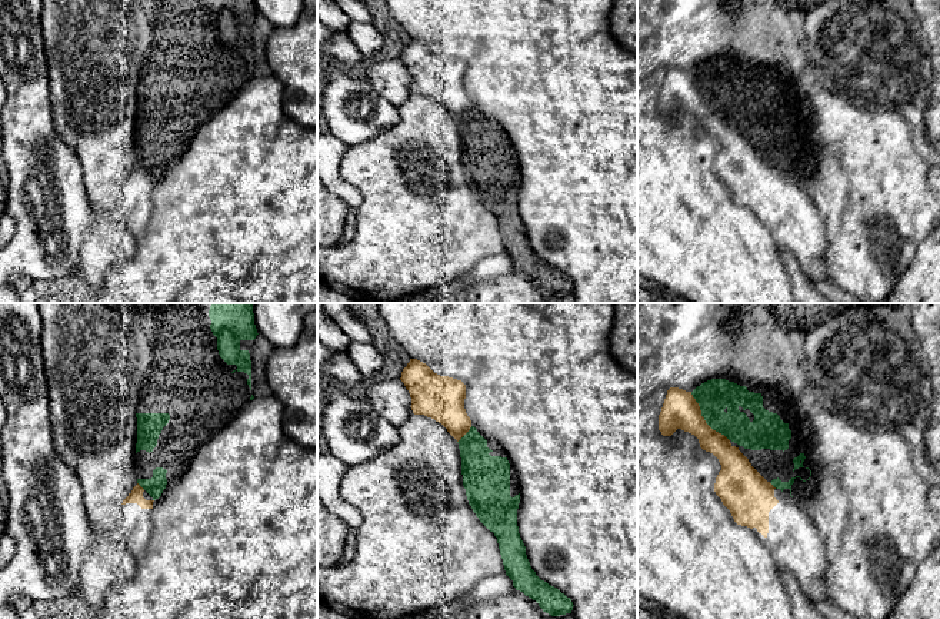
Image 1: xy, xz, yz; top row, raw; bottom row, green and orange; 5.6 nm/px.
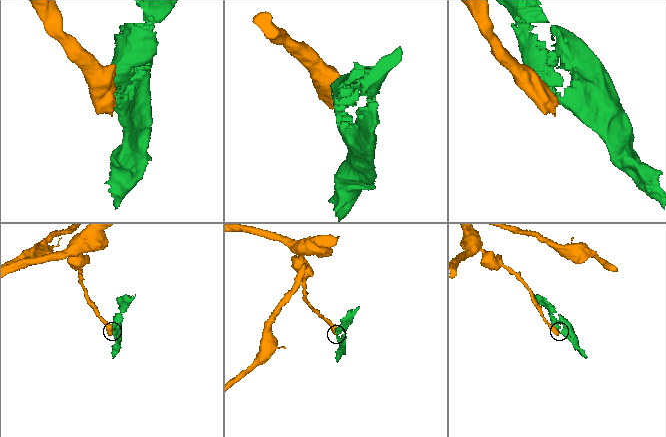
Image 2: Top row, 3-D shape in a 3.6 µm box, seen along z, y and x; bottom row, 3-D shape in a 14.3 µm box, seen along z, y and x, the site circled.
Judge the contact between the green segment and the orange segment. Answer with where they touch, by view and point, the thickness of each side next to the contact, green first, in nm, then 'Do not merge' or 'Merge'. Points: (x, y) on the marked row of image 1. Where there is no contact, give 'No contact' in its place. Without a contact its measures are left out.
Touches green at yz (704, 419). Thickness 190 nm (green) against 200 nm. Do not merge

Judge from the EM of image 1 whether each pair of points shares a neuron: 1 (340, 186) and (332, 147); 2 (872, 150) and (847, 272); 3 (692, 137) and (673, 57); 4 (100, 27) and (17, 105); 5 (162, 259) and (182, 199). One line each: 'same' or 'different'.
1: same
2: same
3: different
4: different
5: same

